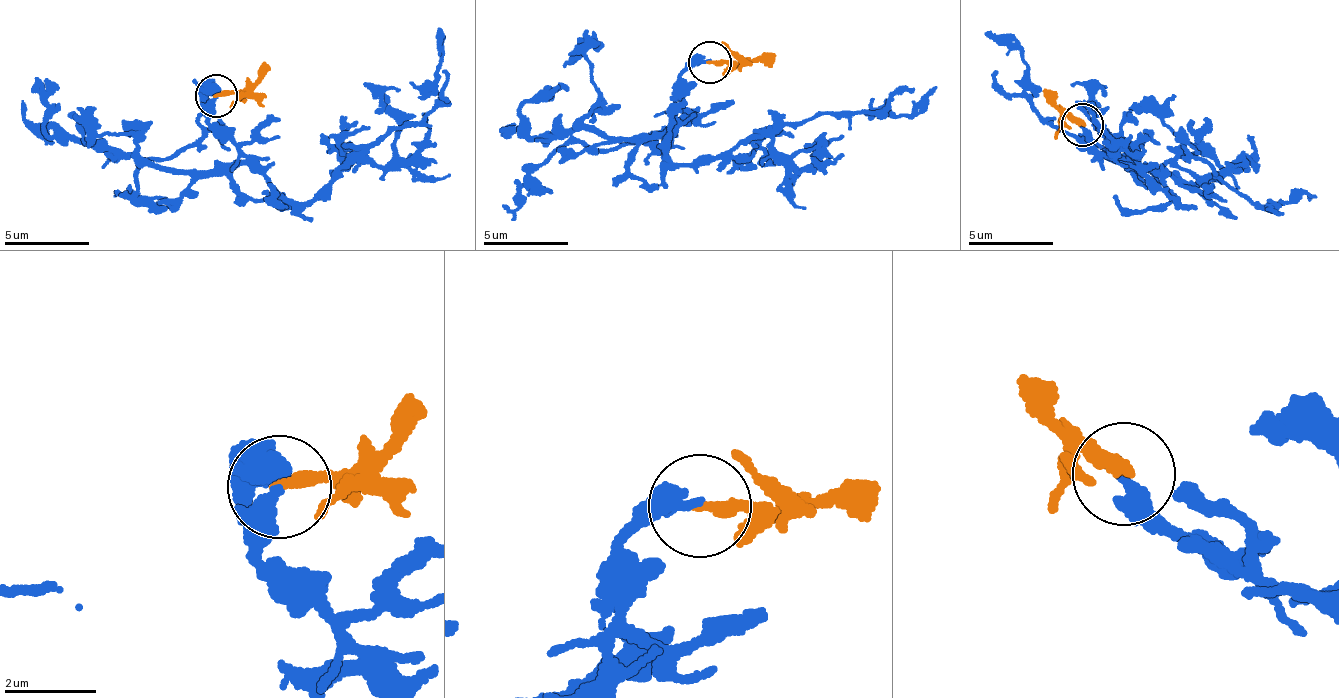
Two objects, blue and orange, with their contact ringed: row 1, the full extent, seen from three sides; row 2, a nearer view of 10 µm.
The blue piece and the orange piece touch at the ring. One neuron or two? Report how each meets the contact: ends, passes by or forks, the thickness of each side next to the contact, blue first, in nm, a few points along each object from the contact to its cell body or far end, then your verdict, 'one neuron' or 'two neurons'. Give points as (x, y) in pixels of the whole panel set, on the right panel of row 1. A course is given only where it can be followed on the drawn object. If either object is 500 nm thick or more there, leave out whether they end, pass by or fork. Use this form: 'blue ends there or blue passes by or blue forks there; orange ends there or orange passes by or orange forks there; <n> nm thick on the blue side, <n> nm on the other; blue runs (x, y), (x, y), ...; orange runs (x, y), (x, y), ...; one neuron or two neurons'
blue ends there; orange ends there; 440 nm thick on the blue side, 280 nm on the other; blue runs (1081, 124), (1105, 150), (1160, 178), (1172, 198), (1129, 167), (1042, 121), (1028, 92), (1028, 63), (988, 30); orange runs (1081, 124), (1061, 112), (1043, 89); one neuron

